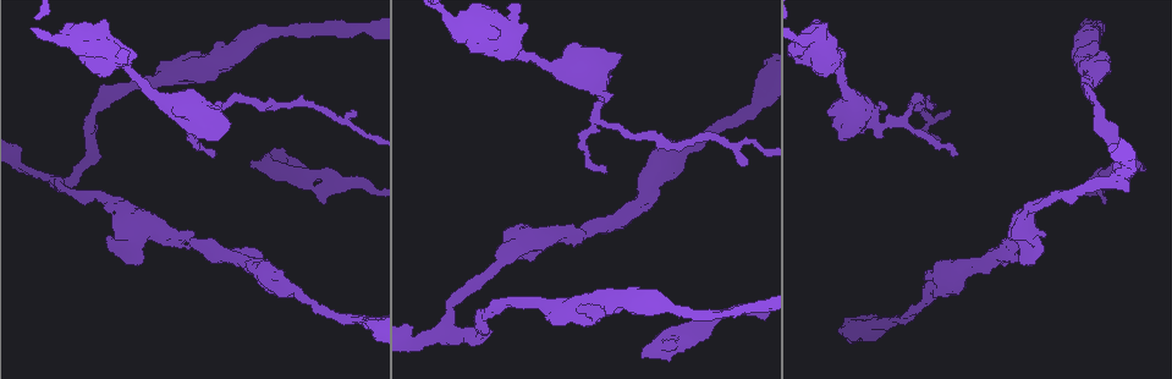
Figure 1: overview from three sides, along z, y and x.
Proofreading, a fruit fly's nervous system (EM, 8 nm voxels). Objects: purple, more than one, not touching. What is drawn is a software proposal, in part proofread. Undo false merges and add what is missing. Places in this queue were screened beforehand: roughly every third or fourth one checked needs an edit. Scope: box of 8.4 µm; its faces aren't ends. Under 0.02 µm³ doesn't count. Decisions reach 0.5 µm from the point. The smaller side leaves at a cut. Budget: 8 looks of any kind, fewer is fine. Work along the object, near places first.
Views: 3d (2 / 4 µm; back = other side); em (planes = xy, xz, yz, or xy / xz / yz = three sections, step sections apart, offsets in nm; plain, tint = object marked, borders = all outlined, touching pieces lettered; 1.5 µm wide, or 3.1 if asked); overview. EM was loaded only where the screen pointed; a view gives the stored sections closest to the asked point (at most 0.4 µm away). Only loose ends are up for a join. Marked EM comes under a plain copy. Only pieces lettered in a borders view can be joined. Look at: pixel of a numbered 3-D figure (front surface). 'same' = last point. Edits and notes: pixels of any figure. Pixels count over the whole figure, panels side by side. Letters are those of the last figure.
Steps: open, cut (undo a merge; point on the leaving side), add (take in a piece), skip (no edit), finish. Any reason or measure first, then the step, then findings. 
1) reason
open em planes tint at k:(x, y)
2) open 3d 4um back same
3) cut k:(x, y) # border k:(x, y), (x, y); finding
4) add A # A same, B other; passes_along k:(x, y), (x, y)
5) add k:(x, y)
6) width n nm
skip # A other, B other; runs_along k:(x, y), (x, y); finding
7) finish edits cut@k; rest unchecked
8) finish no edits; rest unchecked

branch stops here
open em planes borders at 1:(277, 150)

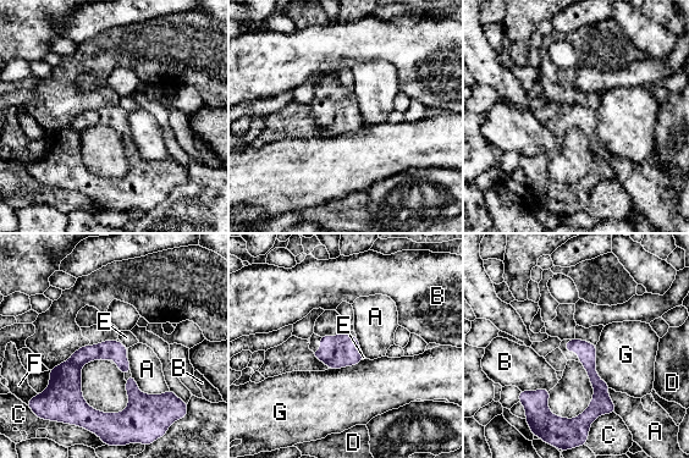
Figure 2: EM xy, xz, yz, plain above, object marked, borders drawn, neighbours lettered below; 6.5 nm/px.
longest_contact C 320 nm
skip # A other, B other, C other, D other, E other, F other, G other; border 2:(595, 346), (595, 371), (611, 387); no lettered piece goes on from it

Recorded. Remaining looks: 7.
open 3d 4um at 1:(1092, 71)

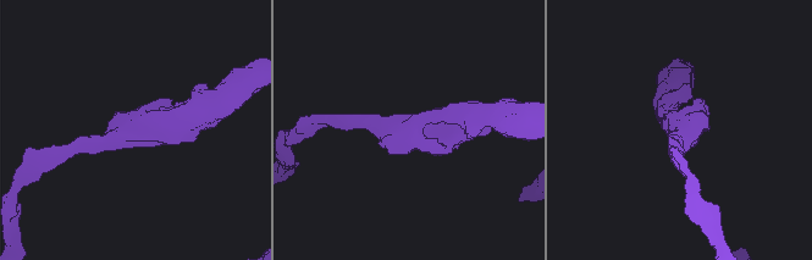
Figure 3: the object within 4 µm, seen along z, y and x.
shape alone is not enough
open em xz step 4 tint at 3:(140, 125)

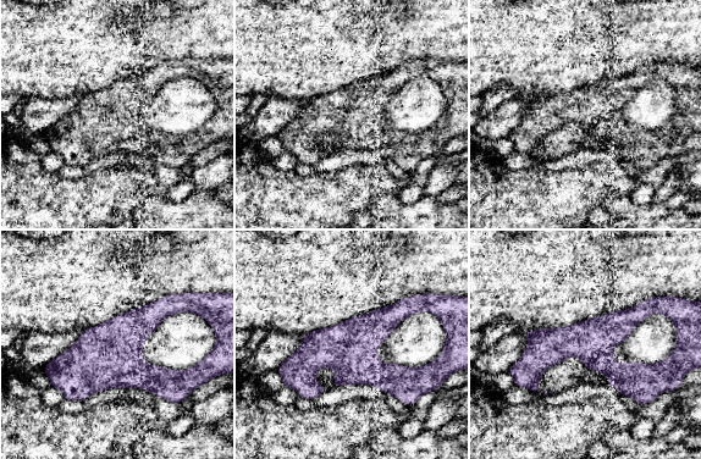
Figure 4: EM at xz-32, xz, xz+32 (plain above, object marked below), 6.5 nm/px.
open em planes borders same

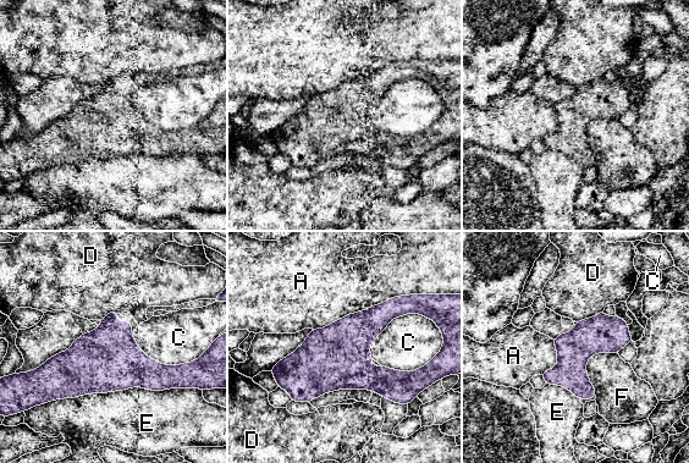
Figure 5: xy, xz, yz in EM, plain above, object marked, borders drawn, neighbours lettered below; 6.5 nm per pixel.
width 240 nm
skip # A other, C other, D other, E other, F other; border 5:(617, 352), (589, 358), (594, 395); one cell here

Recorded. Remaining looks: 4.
sudden change in width
open 3d 2um at 1:(57, 37)

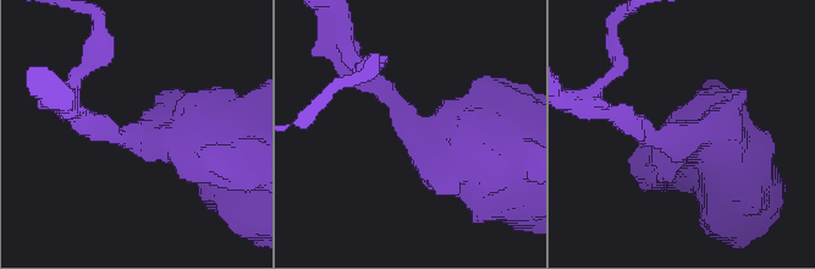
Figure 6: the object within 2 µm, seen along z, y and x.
shape alone is not enough
open em xz step 4 tint at 6:(672, 135)

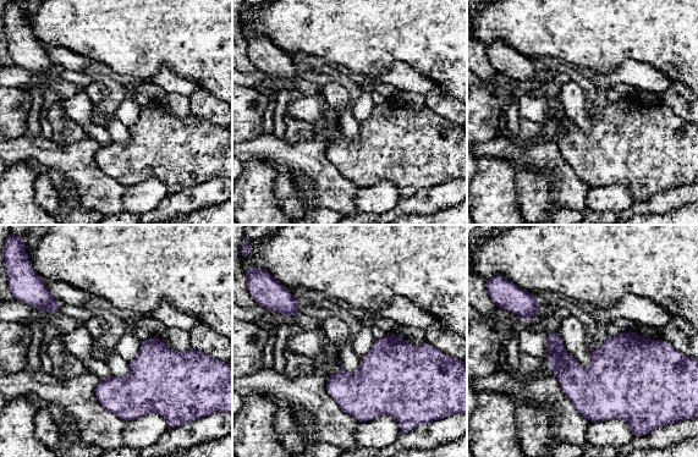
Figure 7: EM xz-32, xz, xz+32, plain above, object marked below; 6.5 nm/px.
open em planes borders same

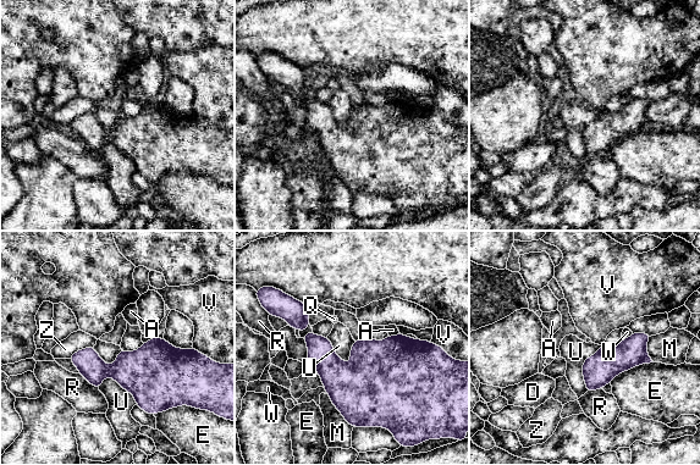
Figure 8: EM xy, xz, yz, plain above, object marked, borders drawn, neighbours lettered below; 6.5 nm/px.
width 220 nm; longest_contact E 320 nm
skip # A other, D other, E other, M other, Q other, R other, U other, V other, W other, Z other; one cell here

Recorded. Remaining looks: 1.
finish no edits; rest unchecked

